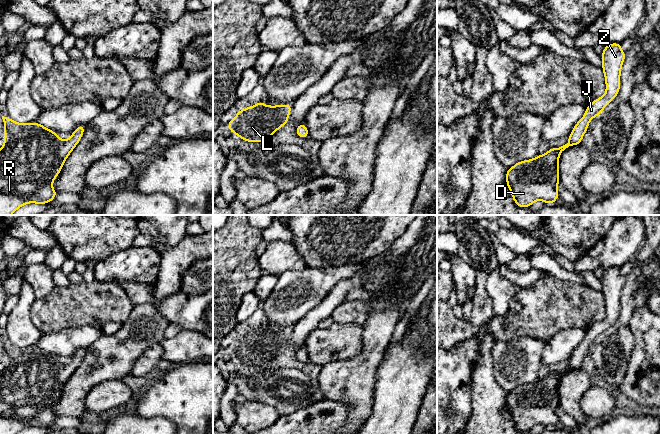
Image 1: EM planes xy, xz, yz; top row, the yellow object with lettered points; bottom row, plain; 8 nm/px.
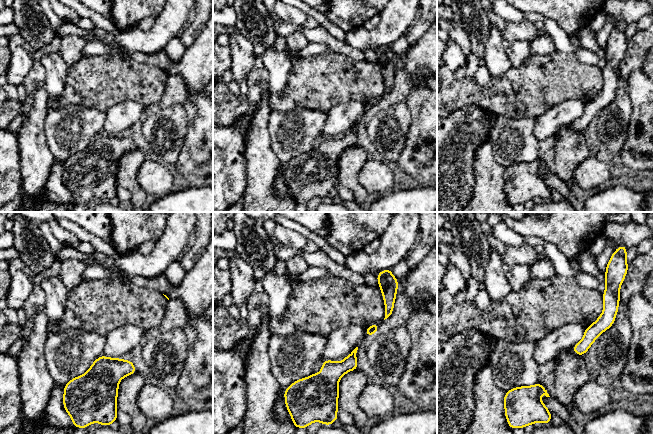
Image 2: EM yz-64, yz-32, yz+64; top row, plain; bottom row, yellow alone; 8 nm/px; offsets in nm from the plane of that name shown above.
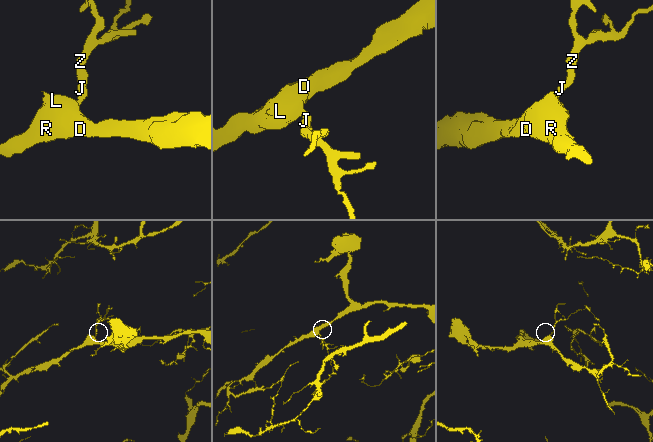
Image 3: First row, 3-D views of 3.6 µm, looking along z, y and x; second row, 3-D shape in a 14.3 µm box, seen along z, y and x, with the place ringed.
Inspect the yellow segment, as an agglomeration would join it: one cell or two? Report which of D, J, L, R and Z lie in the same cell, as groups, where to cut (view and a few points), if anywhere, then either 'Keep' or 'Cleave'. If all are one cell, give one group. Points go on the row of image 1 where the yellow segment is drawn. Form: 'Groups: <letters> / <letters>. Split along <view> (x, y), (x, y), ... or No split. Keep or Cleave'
Groups: D J L R Z. No split. Keep

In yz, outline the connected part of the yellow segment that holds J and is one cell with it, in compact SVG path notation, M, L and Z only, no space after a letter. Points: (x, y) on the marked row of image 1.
M621 43L605 46L601 58L606 93L586 107L583 118L575 124L567 144L559 148L551 148L545 155L538 155L535 159L517 162L507 169L506 183L518 207L531 207L536 200L553 204L559 198L557 192L557 184L560 183L559 155L569 146L581 144L589 121L597 117L618 95L621 66L625 56L626 53L621 50Z

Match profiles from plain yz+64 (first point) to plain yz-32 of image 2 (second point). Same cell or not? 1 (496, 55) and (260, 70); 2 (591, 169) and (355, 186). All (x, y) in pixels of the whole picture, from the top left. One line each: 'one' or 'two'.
1: two
2: two

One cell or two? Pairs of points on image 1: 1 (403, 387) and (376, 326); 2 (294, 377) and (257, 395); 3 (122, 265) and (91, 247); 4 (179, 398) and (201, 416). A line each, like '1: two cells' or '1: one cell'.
1: two cells
2: one cell
3: two cells
4: one cell

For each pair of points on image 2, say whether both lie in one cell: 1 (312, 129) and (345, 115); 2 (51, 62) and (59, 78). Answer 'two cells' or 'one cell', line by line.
1: two cells
2: one cell

